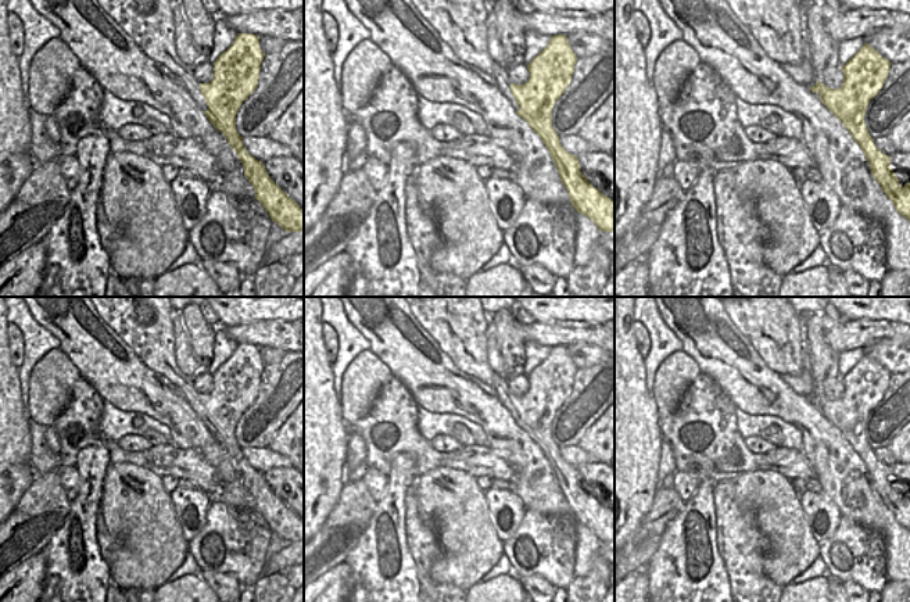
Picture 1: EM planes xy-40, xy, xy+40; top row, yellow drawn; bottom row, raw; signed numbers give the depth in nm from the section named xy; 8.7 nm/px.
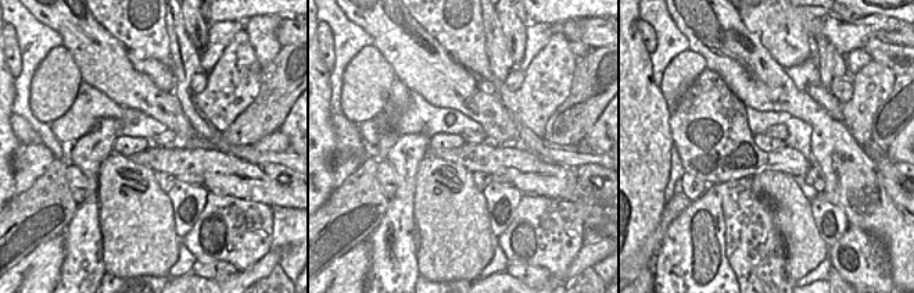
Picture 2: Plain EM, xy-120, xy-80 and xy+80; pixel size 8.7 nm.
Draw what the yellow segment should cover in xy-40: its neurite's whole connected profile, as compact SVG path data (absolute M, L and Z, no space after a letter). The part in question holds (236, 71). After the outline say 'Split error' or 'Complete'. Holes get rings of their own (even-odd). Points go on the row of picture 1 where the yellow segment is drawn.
M97 0L144 55L169 71L187 89L209 122L223 133L237 153L255 198L286 232L304 232L304 211L268 175L264 162L248 154L236 130L236 114L258 86L265 54L259 37L237 33L233 44L214 65L209 83L198 83L193 67L184 65L175 47L175 19L171 0Z. Split error

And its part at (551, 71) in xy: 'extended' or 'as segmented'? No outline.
extended

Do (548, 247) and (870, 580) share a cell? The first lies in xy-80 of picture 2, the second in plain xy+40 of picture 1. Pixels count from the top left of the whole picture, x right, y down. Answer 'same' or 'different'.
same

